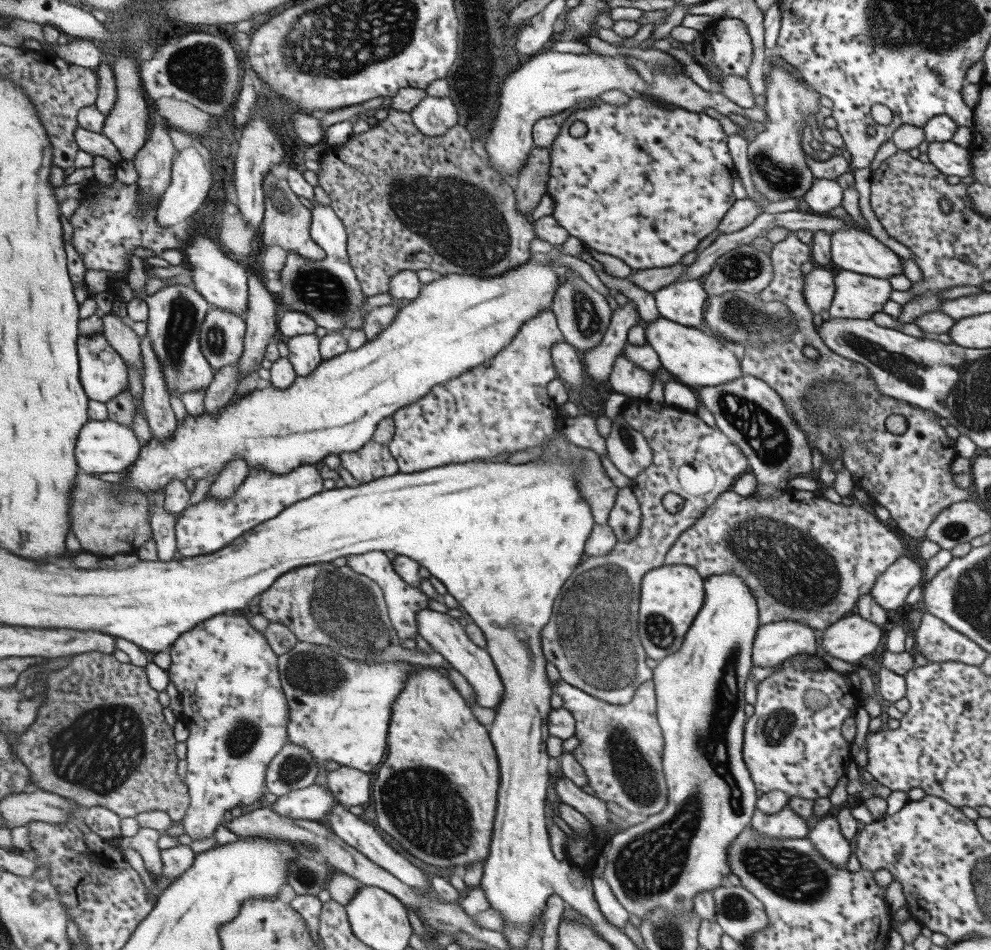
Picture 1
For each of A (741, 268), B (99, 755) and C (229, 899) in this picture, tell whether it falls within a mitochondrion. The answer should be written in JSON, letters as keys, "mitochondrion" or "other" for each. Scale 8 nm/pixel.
{"A":"mitochondrion","B":"mitochondrion","C":"other"}

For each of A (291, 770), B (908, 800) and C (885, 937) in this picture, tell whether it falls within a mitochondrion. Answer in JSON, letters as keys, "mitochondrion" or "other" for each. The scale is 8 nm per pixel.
{"A":"mitochondrion","B":"other","C":"other"}

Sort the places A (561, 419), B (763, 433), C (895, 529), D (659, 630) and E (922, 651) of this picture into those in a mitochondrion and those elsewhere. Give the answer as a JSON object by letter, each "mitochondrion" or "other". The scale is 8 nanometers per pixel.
{"A":"other","B":"mitochondrion","C":"other","D":"mitochondrion","E":"other"}

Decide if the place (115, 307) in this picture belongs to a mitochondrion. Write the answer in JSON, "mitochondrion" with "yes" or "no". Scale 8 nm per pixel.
{"mitochondrion":"no"}

